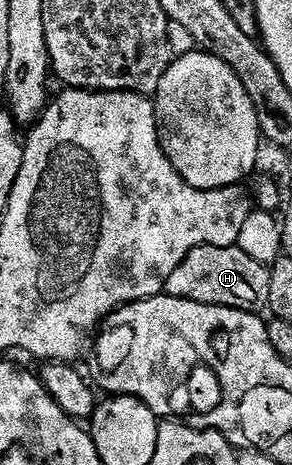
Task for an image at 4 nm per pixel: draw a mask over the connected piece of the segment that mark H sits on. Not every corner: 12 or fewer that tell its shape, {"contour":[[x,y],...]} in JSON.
{"contour":[[238,246],[197,247],[165,294],[262,313],[270,267]]}

